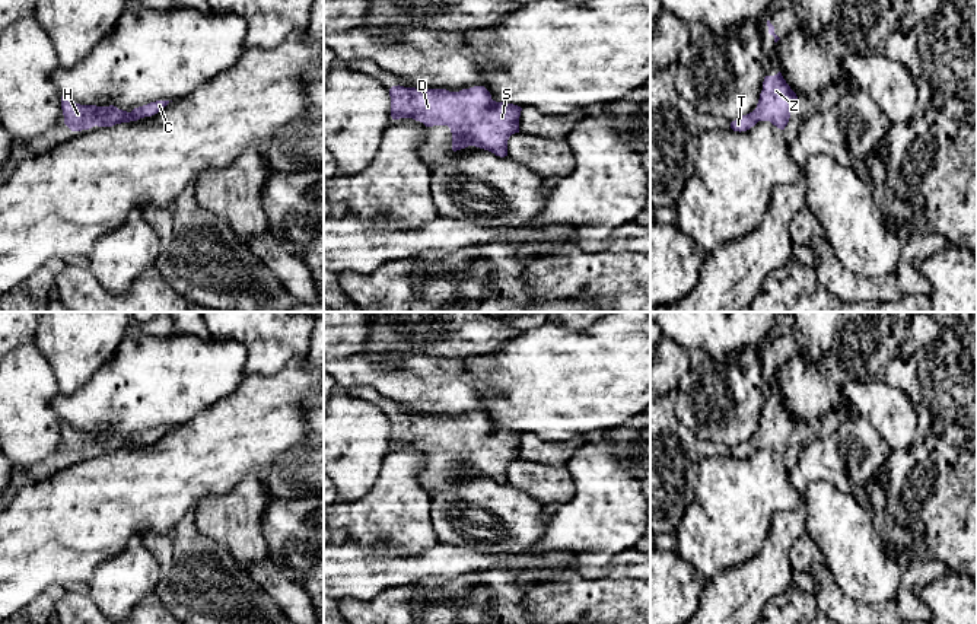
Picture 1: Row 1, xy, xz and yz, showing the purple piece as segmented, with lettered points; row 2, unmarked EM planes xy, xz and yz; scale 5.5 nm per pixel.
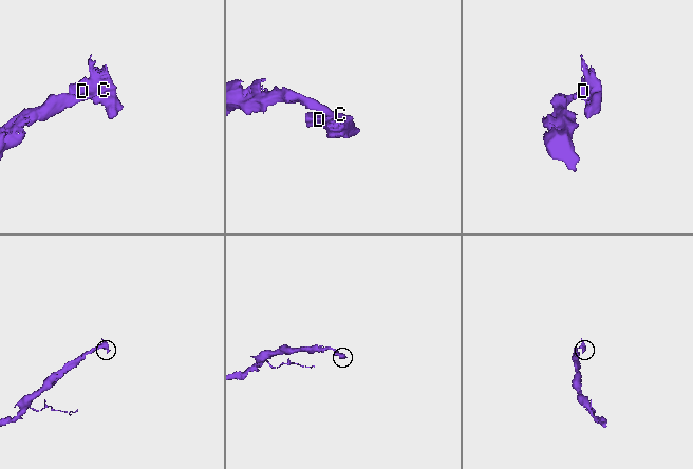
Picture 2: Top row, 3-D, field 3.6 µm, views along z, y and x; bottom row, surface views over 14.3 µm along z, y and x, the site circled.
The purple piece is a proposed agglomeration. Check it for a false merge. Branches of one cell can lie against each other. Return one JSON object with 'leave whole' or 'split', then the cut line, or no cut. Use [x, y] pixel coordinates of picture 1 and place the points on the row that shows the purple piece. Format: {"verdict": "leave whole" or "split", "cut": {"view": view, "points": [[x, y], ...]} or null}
{"verdict": "leave whole", "cut": null}

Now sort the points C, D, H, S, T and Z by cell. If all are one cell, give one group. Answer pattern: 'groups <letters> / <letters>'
groups C D H S T Z

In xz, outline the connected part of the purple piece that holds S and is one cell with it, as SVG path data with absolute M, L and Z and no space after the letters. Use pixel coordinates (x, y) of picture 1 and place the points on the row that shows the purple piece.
M392 86L392 120L413 118L426 127L448 125L452 133L452 150L475 146L507 156L507 140L519 133L522 108L496 102L484 86L459 92L446 89L416 89Z

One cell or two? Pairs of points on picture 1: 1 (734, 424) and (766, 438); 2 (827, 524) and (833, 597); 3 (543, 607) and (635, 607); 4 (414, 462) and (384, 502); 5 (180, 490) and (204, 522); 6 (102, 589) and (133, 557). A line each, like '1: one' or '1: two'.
1: two
2: two
3: one
4: one
5: two
6: one

